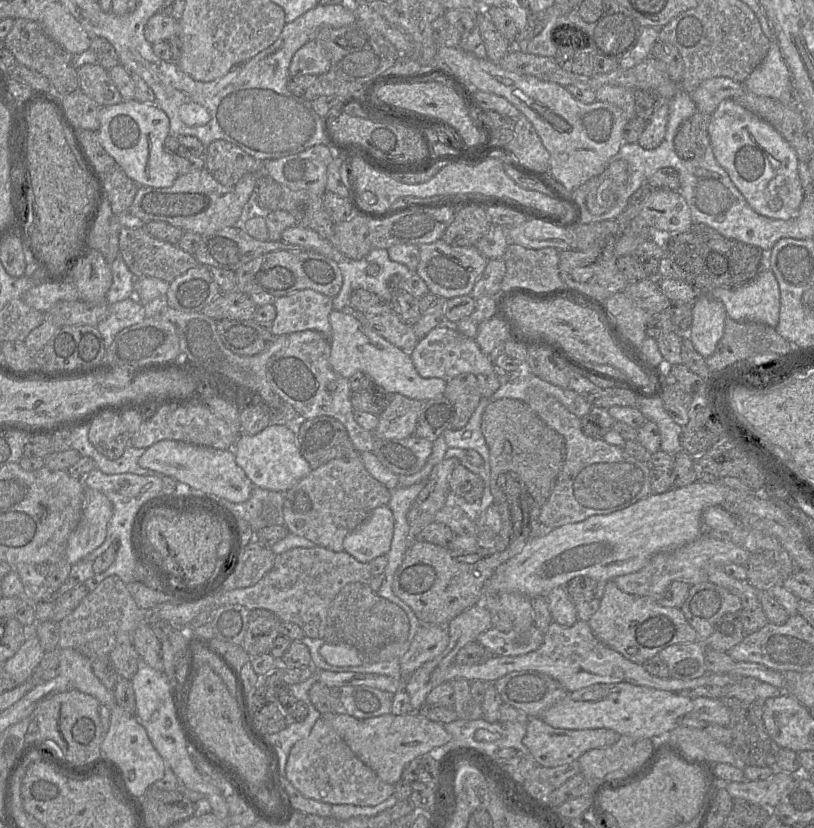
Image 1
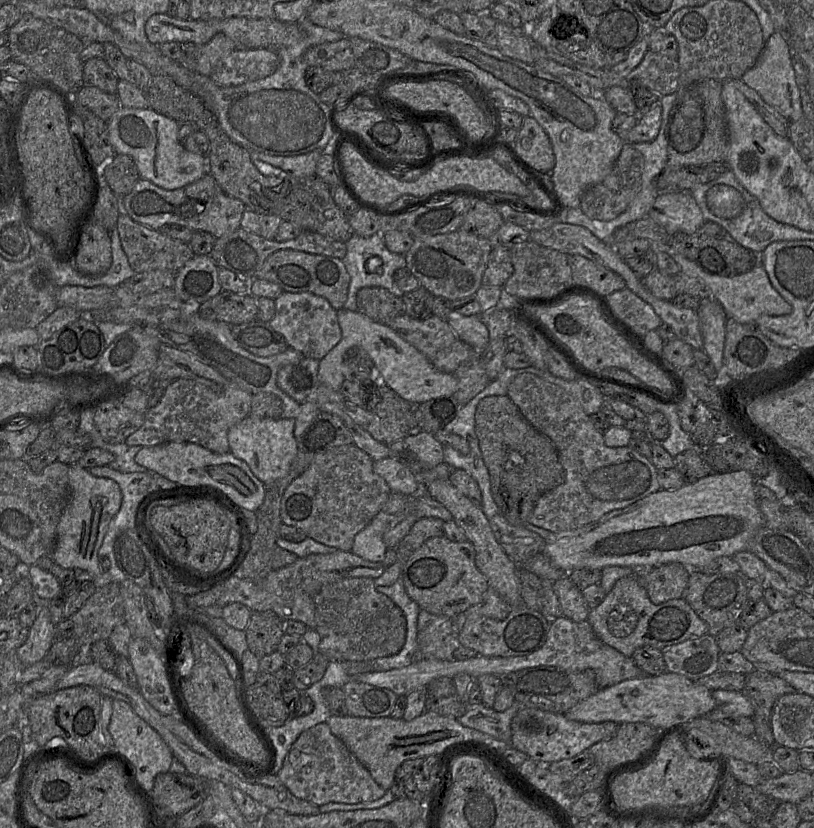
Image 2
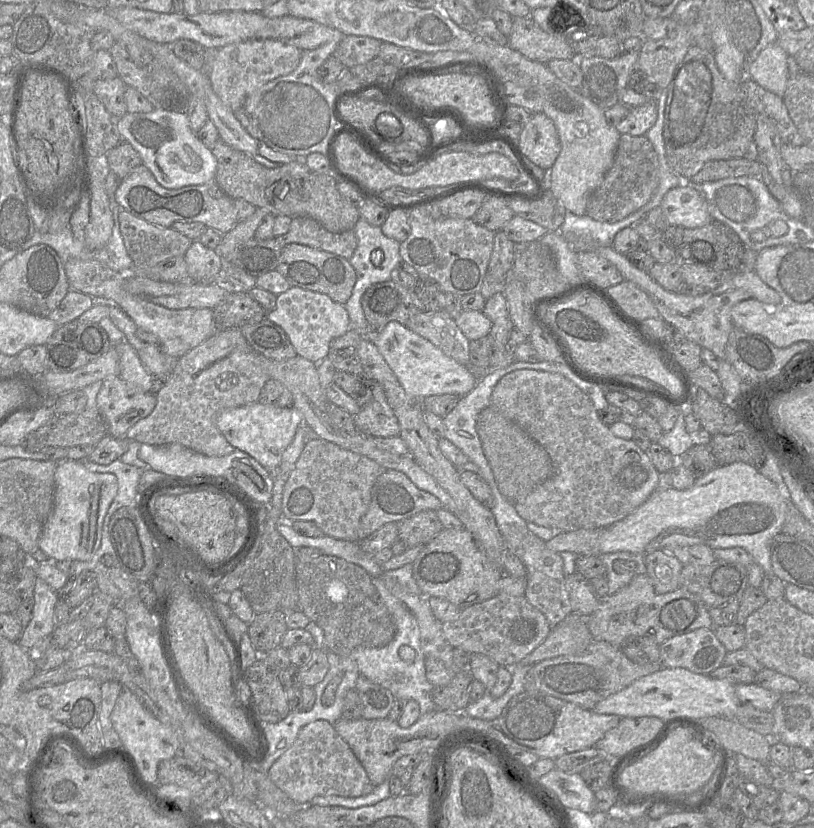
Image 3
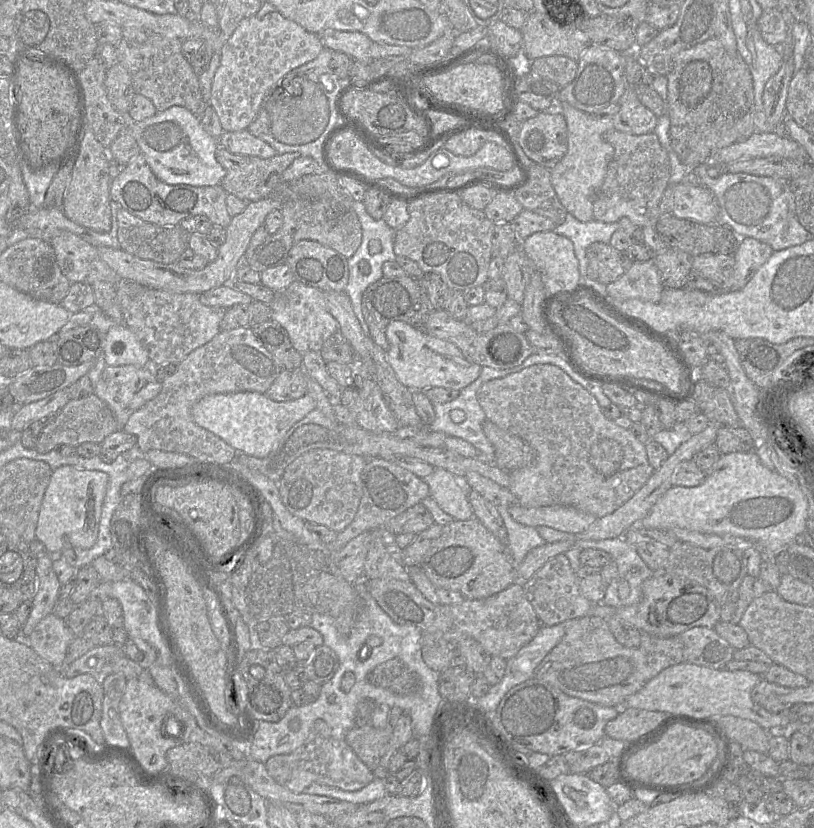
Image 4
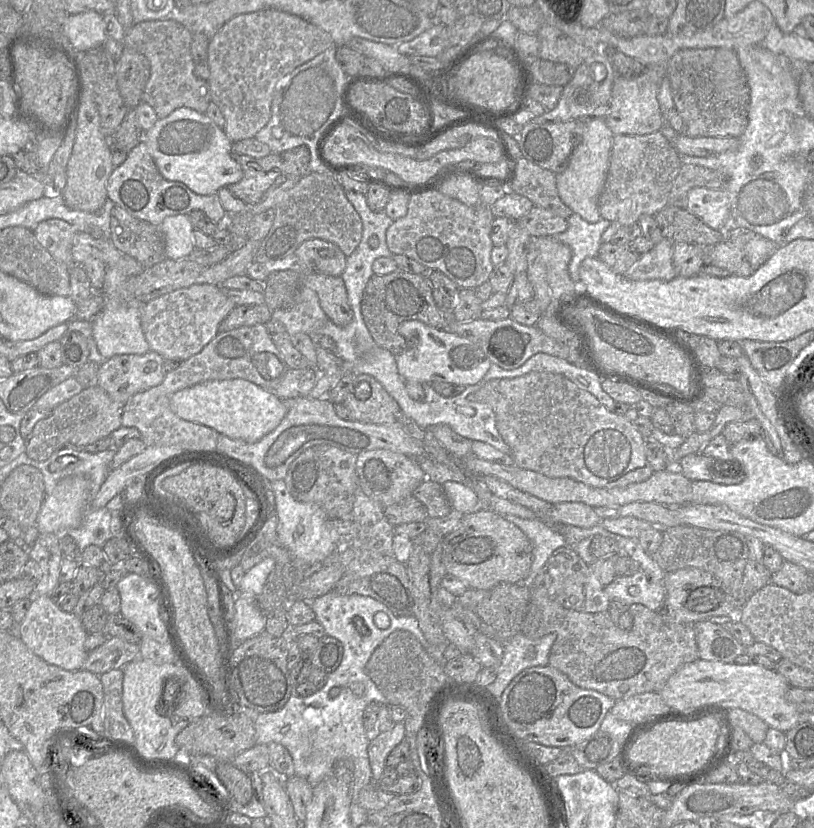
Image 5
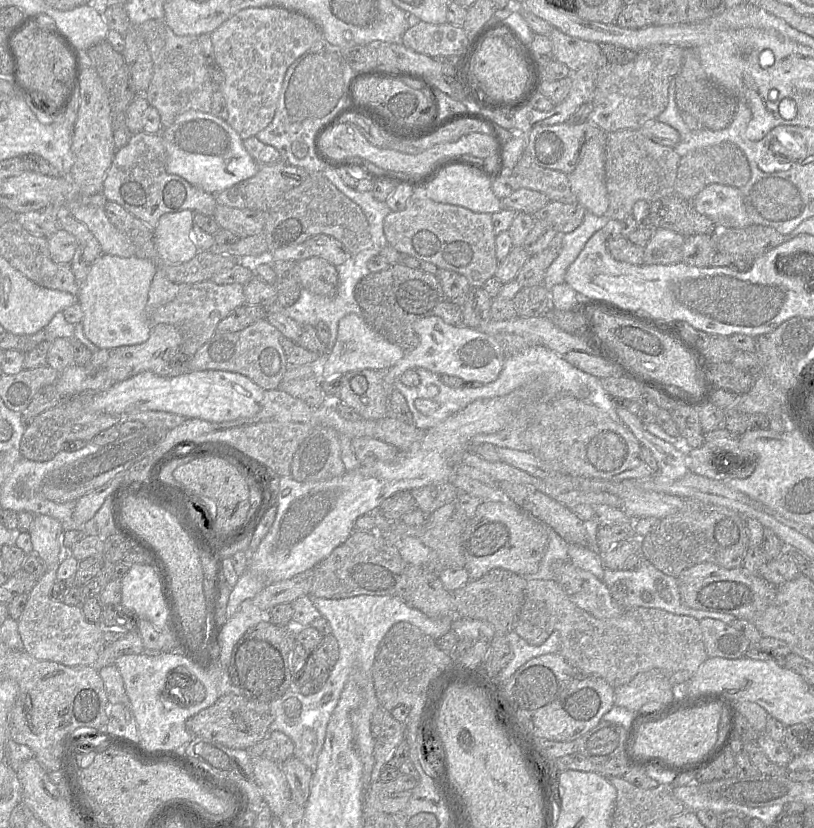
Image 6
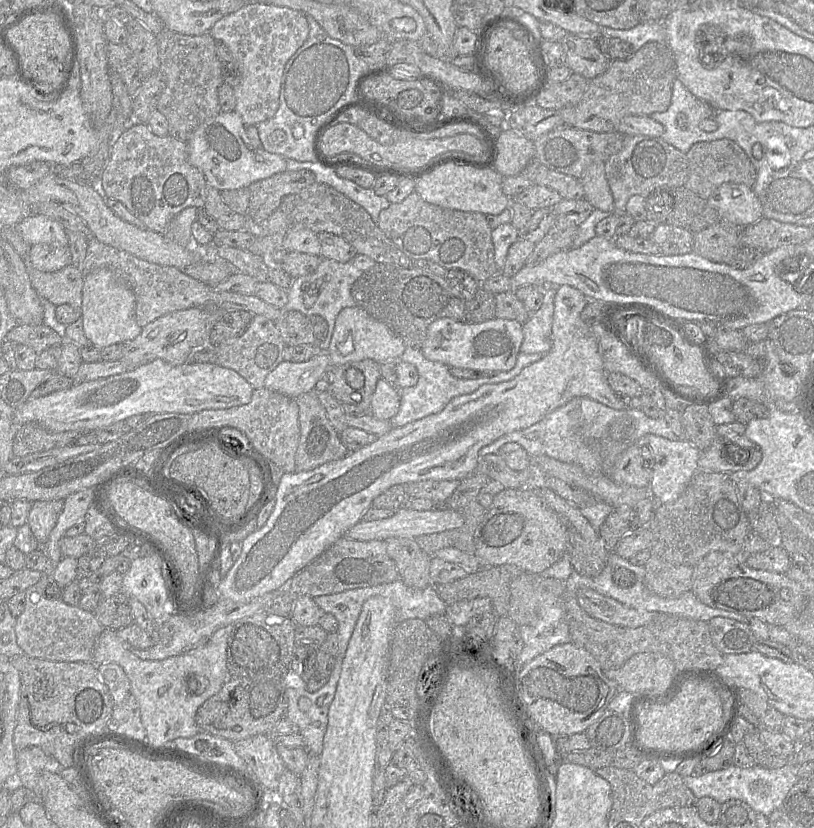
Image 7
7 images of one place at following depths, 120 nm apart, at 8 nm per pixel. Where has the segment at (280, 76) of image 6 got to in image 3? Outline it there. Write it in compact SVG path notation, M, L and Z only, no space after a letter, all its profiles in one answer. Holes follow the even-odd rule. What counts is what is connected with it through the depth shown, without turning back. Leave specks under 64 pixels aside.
M251 39L226 45L215 50L215 58L208 75L213 91L233 112L247 97L277 77L290 74L300 63L302 50L275 39Z

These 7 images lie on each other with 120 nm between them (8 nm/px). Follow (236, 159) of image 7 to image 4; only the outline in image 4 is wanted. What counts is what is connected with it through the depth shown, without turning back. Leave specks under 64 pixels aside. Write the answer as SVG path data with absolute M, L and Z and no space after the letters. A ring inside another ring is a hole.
M173 106L164 112L129 127L141 153L155 176L169 185L187 184L195 187L220 185L226 171L216 160L218 140L210 136L196 116L186 108Z

